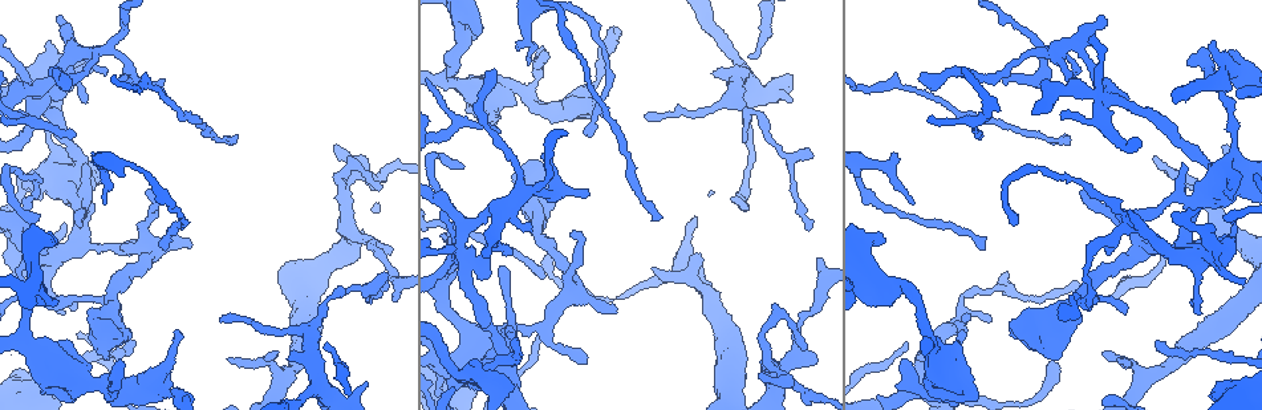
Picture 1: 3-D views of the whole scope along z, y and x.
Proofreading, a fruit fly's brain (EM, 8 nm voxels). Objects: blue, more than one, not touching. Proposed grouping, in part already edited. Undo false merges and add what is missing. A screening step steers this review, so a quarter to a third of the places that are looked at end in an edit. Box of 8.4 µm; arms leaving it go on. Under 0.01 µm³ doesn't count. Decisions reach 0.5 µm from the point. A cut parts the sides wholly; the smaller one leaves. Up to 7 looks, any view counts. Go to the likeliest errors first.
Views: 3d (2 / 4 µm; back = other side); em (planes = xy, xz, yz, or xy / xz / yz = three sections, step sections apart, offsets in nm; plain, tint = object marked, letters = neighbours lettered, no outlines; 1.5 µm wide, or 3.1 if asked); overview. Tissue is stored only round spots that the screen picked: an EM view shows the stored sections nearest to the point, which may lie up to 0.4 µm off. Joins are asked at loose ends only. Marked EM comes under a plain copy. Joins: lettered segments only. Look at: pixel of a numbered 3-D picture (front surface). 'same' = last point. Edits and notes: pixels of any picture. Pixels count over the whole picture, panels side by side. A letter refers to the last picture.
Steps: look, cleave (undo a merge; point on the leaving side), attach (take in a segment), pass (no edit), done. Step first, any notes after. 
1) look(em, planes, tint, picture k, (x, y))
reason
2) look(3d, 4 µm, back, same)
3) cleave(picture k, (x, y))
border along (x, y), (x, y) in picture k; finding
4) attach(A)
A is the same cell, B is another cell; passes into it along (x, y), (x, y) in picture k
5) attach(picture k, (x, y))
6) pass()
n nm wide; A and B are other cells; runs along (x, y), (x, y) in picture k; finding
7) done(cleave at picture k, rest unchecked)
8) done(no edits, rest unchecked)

look(3d, 4 µm, back, picture 1, (461, 255))
touches itself

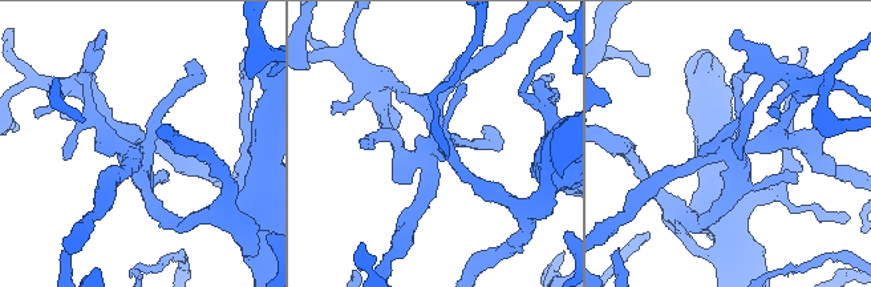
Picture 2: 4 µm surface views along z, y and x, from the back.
look(em, yz, step 4, tint, picture 2, (728, 154))

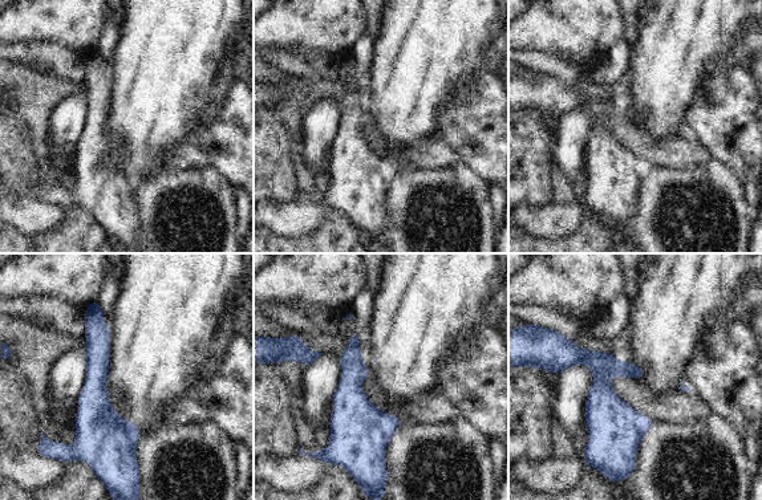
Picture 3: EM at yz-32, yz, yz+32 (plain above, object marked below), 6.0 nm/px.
look(em, planes, letters, same)
cut it another way

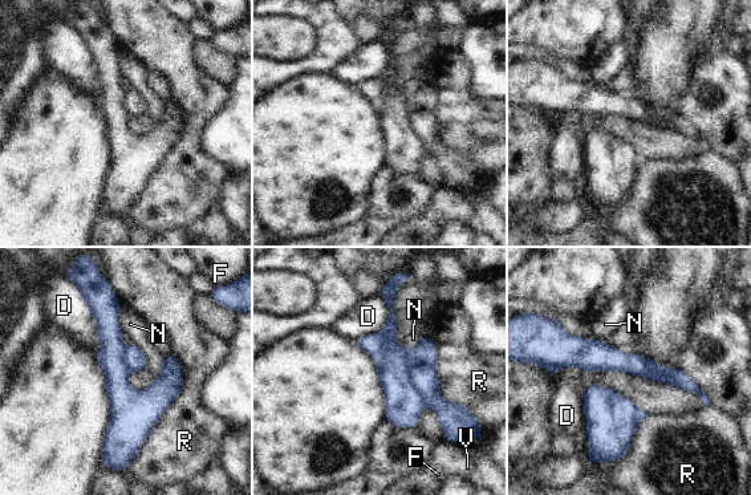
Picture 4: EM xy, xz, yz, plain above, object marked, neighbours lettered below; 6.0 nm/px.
cleave(picture 4, (402, 402))
R touches over 700 nm; D, F, N, R and V are other cells; border along (405, 353), (408, 378), (425, 405) in picture 4; two neurons meet here

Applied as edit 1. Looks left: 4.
look(overview)
redraw

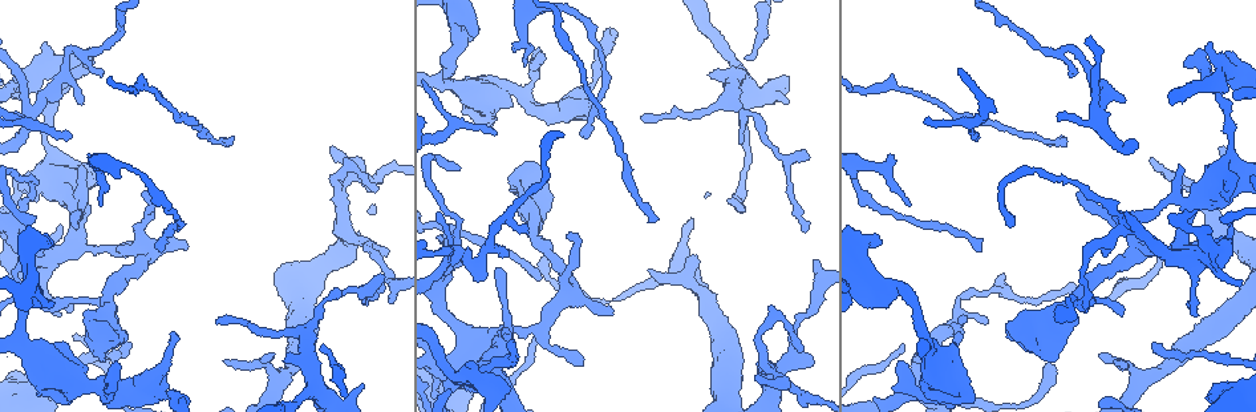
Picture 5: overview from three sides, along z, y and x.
look(3d, 4 µm, back, picture 5, (1201, 63))

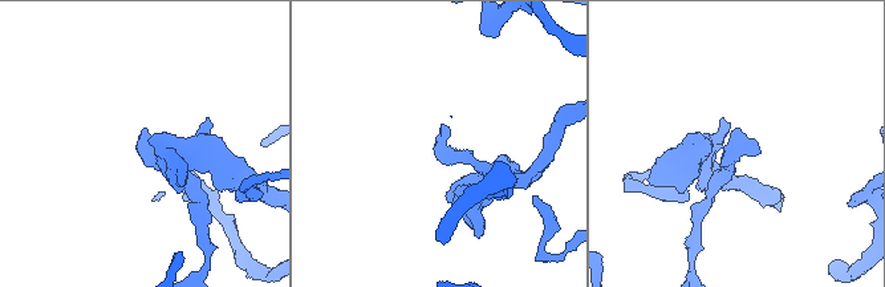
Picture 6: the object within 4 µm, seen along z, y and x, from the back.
look(em, planes, letters, picture 6, (443, 152))
now the EM

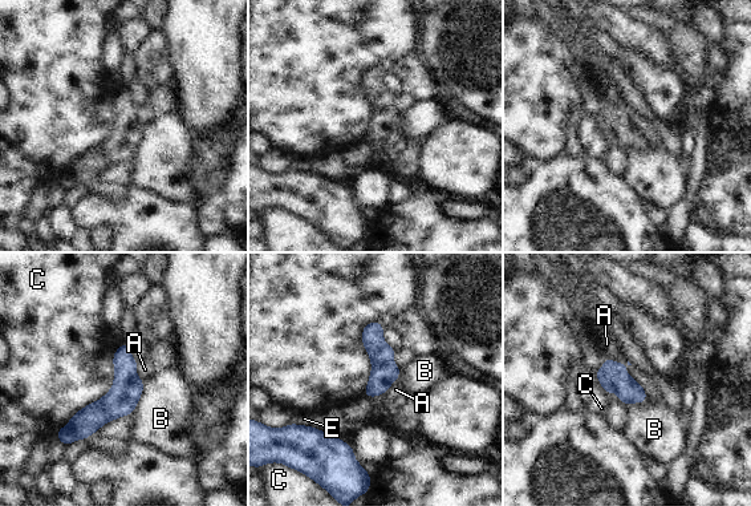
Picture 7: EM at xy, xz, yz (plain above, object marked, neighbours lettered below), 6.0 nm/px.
pass()
160 nm wide; A, B, C and E are other cells; runs along (125, 348), (124, 388), (63, 433) in picture 7; continuous, no second neuron

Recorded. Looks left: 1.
look(em, planes, letters, picture 5, (70, 139))
tapers out

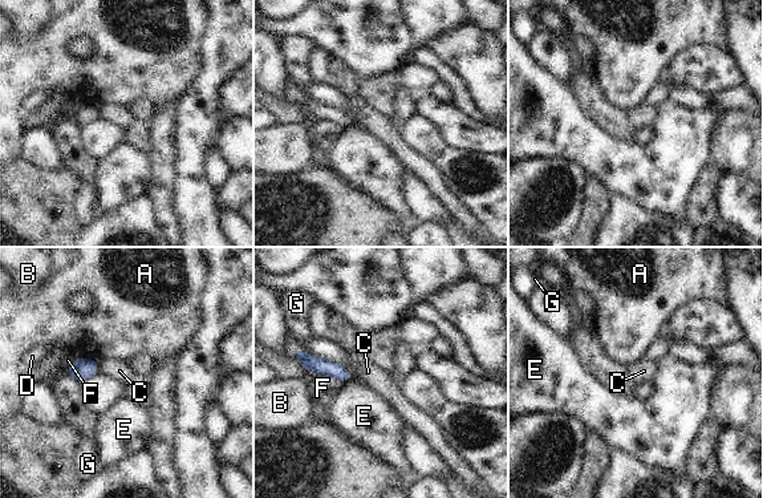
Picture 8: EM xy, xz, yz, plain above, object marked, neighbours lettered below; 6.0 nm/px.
pass()
A, B, C, D, E, F and G are other cells; border along (96, 361), (98, 369) in picture 8; none of them fits

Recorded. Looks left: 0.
done(cleave at picture 4, rest unchecked)

